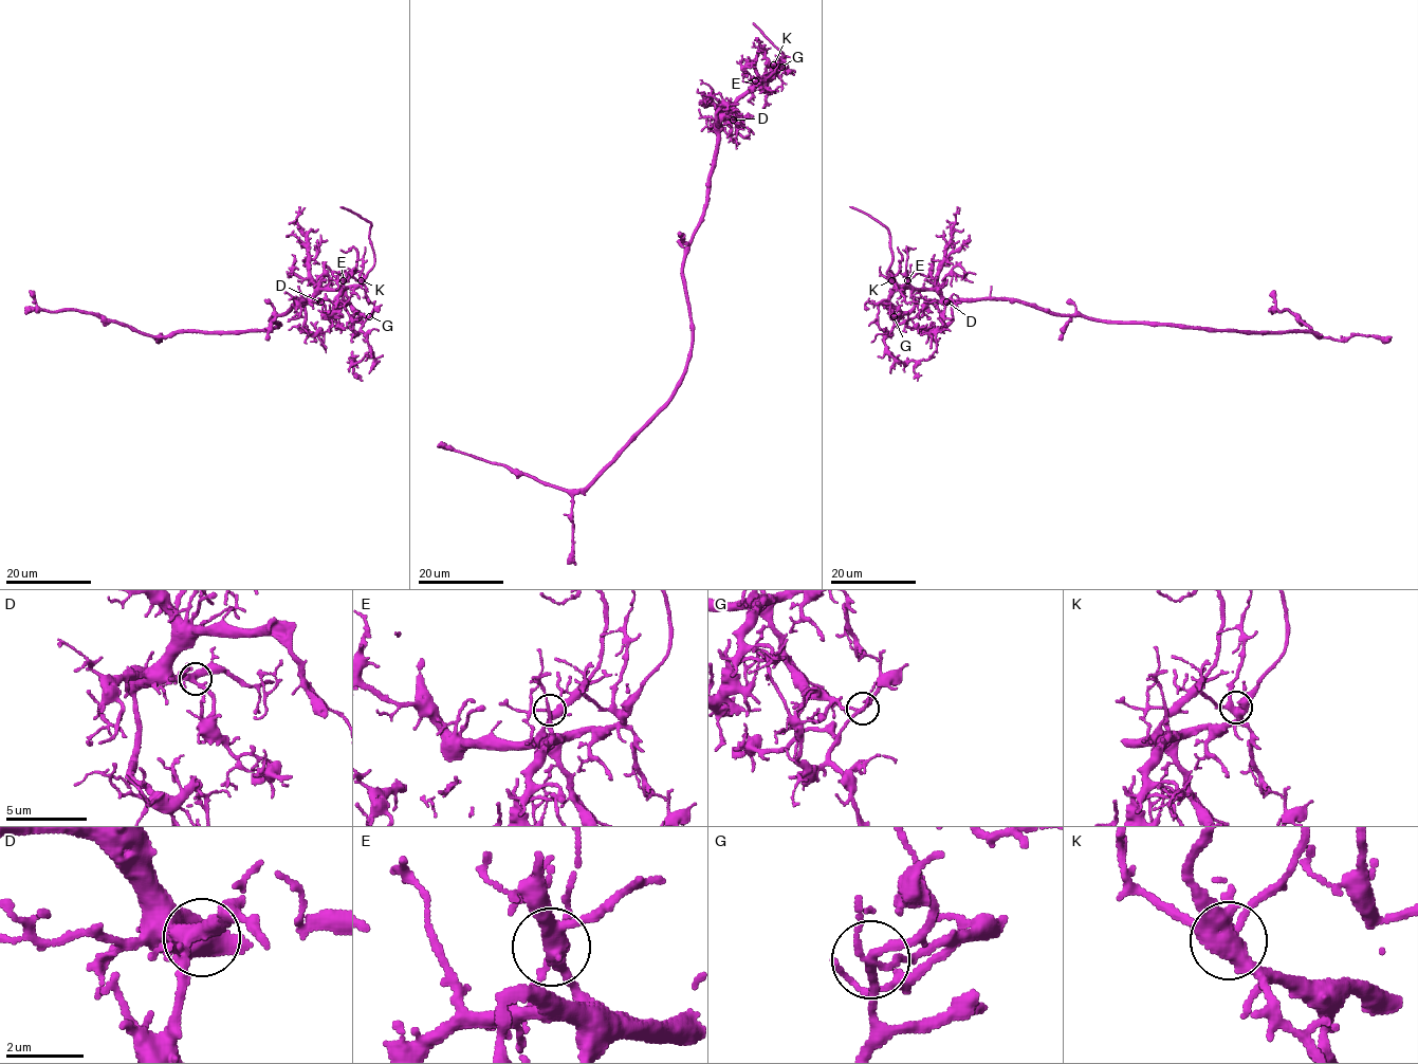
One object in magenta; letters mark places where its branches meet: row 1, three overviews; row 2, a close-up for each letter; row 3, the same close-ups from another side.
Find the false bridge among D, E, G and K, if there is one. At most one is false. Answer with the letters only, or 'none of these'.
G

